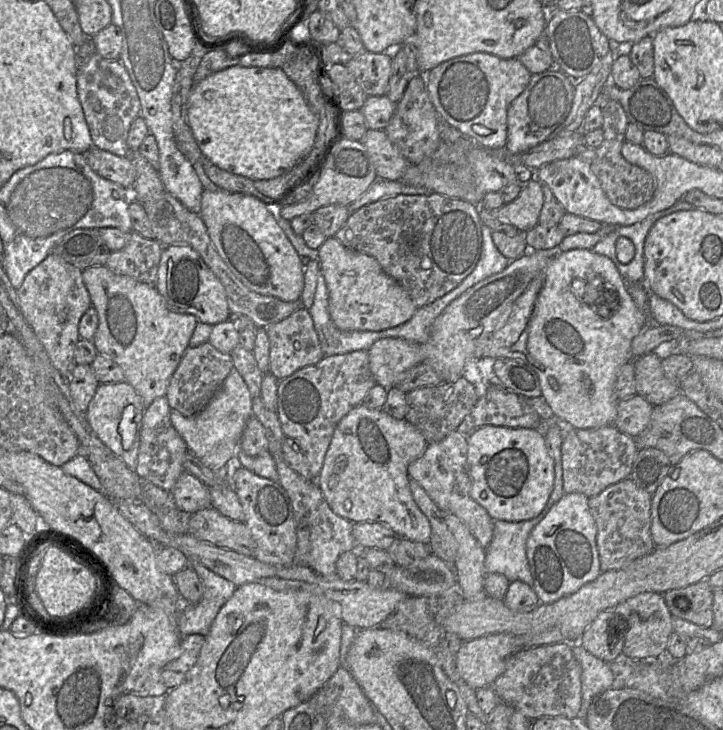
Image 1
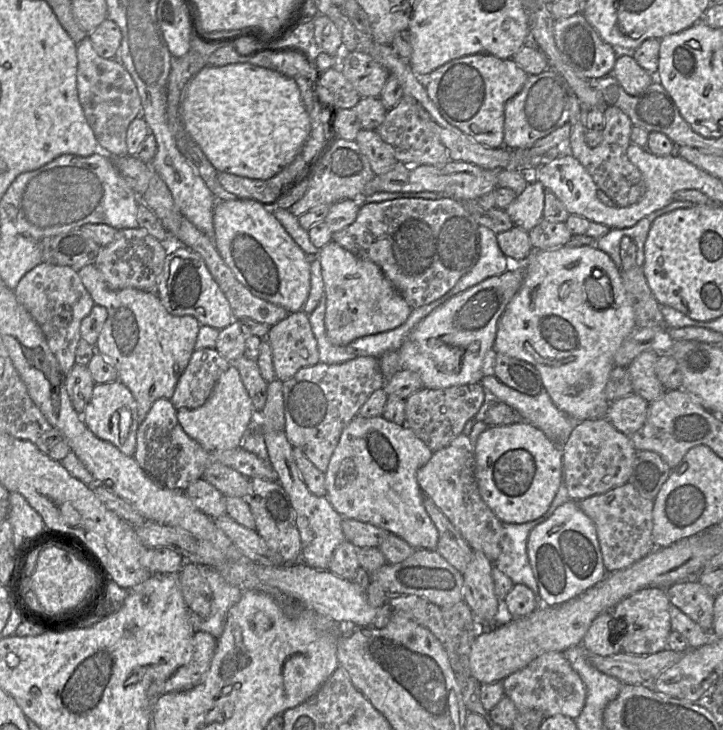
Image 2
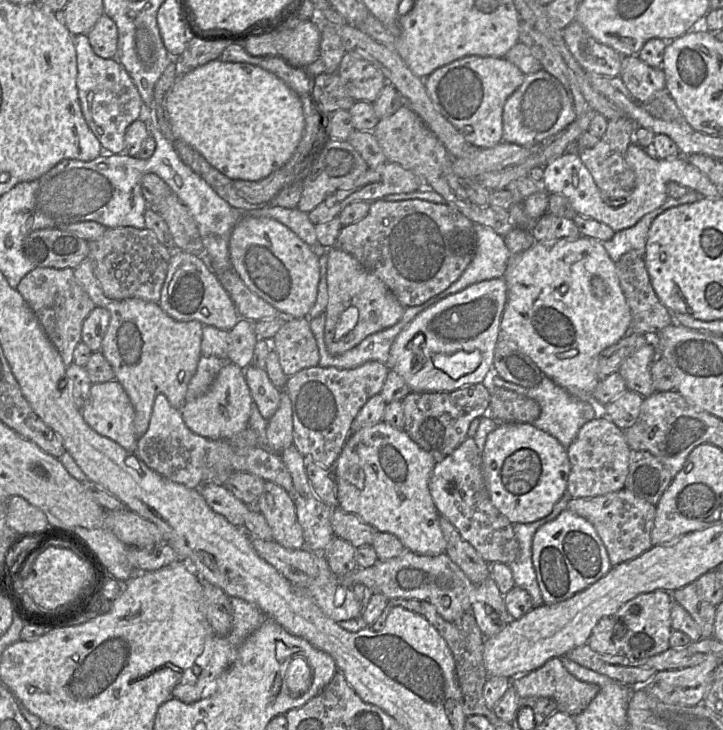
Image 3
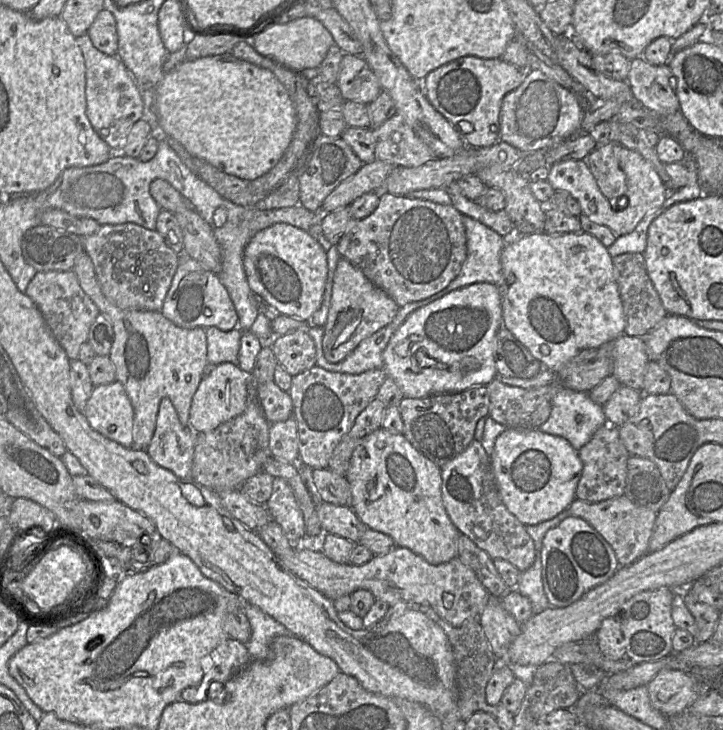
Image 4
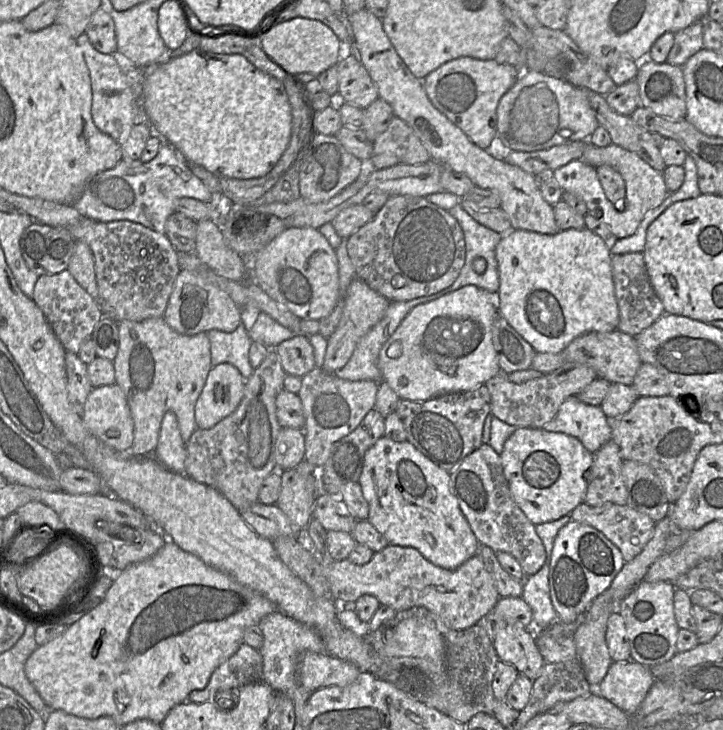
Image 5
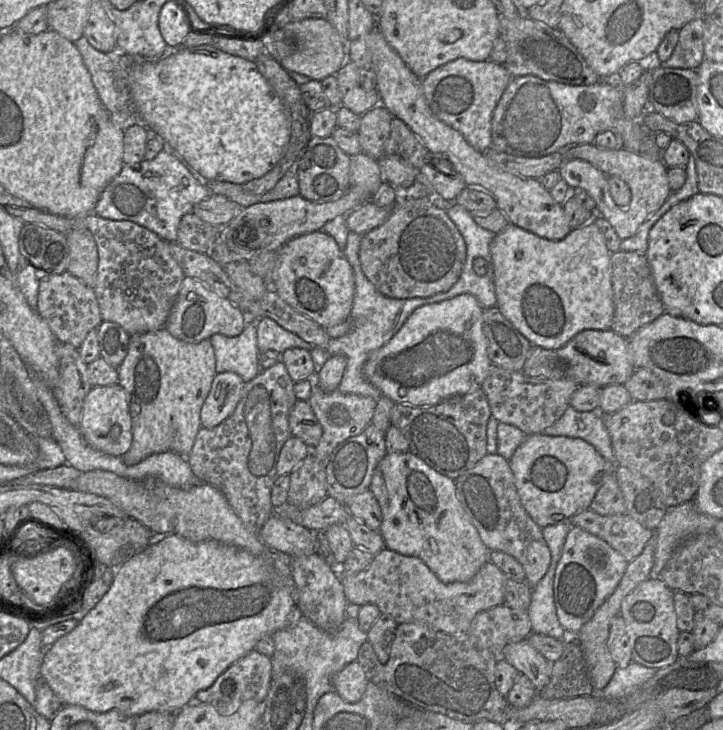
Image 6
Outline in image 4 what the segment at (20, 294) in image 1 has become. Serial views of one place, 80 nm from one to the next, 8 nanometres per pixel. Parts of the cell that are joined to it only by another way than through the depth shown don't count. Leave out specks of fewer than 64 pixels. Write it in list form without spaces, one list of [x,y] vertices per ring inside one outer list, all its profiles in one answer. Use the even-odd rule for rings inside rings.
[[[74,271],[37,272],[29,282],[25,294],[40,310],[47,326],[68,358],[78,359],[80,346],[87,342],[89,329],[100,310],[83,291]]]

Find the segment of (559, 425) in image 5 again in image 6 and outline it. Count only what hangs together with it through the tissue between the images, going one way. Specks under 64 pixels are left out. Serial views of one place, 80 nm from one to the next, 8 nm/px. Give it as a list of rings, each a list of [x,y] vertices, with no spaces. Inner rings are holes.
[[[569,406],[554,424],[541,433],[582,438],[594,446],[609,464],[616,465],[612,440],[599,411],[581,412]]]

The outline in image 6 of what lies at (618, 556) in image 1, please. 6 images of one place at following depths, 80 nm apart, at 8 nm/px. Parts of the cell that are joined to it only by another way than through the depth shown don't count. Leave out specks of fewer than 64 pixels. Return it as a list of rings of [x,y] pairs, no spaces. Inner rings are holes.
[[[586,509],[571,518],[571,525],[578,526],[607,542],[629,563],[637,558],[654,531],[641,525],[629,514],[600,515]]]

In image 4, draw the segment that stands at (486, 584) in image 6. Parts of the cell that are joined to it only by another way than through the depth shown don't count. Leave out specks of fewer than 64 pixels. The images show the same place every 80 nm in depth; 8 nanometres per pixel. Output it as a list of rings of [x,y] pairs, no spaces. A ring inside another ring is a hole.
[[[311,546],[297,547],[291,557],[277,556],[279,564],[289,573],[298,579],[306,582],[312,588],[319,591],[325,597],[335,600],[345,595],[351,595],[356,590],[370,591],[376,600],[386,602],[389,606],[397,603],[417,603],[431,606],[438,616],[453,627],[460,627],[466,621],[478,619],[490,596],[489,592],[477,578],[474,571],[463,564],[459,558],[454,558],[449,562],[433,565],[405,547],[395,547],[385,555],[375,556],[364,565],[338,564],[327,558],[321,551],[315,550]],[[449,593],[453,596],[451,608],[445,608],[443,595]]]

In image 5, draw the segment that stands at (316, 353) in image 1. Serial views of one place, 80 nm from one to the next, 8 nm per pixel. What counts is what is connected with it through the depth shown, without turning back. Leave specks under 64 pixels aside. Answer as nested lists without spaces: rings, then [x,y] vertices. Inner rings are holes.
[[[296,334],[275,347],[287,375],[303,377],[315,368],[314,350],[307,336]]]

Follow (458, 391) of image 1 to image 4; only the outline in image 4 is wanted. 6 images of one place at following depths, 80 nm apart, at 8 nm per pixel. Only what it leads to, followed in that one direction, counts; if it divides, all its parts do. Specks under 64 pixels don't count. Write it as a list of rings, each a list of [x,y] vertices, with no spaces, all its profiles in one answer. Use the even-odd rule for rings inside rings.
[[[474,386],[458,393],[424,398],[404,397],[399,404],[404,436],[420,453],[441,468],[464,452],[475,440],[478,421],[489,416],[489,403],[486,386]]]

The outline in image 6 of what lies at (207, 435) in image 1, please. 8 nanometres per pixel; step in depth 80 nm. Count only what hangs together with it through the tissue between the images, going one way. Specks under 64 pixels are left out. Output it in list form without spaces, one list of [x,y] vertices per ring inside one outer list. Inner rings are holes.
[[[217,373],[200,412],[203,428],[211,429],[226,420],[239,403],[245,382],[236,373]]]

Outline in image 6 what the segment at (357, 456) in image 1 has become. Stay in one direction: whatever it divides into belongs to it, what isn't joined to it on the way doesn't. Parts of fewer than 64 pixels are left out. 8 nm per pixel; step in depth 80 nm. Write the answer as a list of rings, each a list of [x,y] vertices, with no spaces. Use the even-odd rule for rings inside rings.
[[[411,452],[387,453],[374,471],[369,490],[374,494],[381,507],[383,519],[379,532],[384,539],[385,547],[402,555],[420,558],[443,583],[468,582],[486,562],[489,562],[489,553],[491,550],[483,543],[476,527],[471,522],[467,512],[457,497],[455,480],[440,474]]]

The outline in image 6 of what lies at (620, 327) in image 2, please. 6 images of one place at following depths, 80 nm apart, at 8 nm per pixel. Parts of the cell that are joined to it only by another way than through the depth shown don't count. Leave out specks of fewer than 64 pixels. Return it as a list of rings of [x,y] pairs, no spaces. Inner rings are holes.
[[[594,219],[572,229],[561,240],[539,237],[513,224],[496,234],[490,244],[497,303],[503,316],[534,346],[558,349],[584,330],[607,330],[613,314],[611,252]]]

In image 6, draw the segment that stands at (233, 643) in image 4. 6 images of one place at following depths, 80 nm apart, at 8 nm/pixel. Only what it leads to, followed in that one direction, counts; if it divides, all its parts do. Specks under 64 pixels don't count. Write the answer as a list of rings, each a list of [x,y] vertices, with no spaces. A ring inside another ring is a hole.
[[[252,650],[230,665],[209,688],[199,691],[194,702],[214,703],[223,698],[265,701],[271,681],[271,658]]]

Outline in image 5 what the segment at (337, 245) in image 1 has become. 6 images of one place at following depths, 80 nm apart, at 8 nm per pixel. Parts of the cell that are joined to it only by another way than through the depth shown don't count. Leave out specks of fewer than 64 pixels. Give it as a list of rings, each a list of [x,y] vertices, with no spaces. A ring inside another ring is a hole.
[[[362,279],[352,280],[342,298],[343,310],[334,332],[327,338],[327,348],[322,369],[334,373],[343,368],[351,358],[359,340],[384,316],[390,301],[373,290]]]

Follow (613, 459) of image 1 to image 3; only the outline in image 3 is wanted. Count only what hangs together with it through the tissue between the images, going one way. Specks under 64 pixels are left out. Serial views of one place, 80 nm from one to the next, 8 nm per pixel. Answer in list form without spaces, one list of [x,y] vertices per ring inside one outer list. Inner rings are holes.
[[[601,407],[599,415],[585,423],[567,448],[571,471],[567,490],[572,498],[595,497],[625,488],[632,449],[624,431],[607,418]]]

